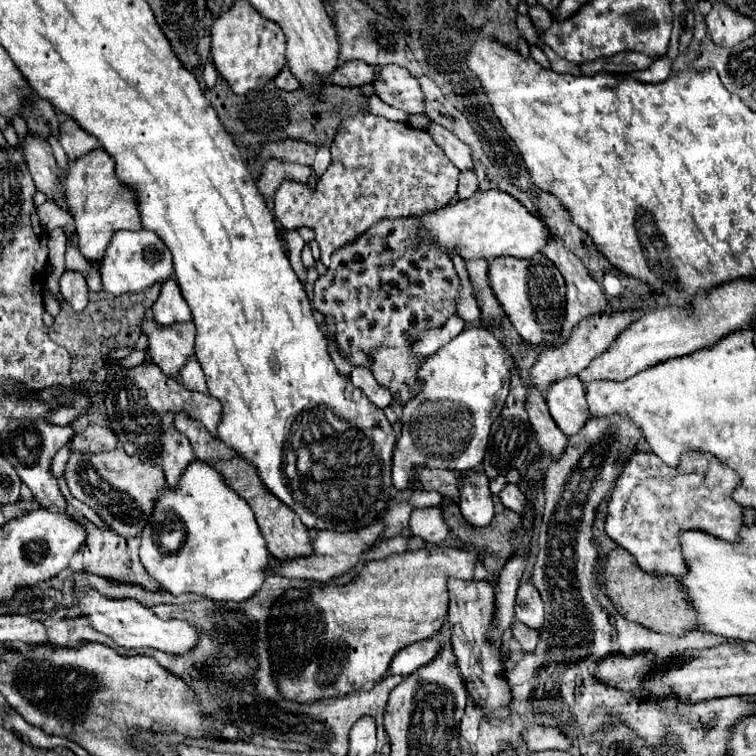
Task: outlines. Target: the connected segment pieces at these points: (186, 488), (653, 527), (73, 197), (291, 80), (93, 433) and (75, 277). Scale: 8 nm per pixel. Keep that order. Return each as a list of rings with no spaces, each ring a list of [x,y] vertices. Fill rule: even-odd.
[[[193,460],[185,468],[177,488],[165,486],[161,492],[157,492],[149,524],[141,532],[139,558],[149,576],[153,576],[163,590],[175,596],[181,592],[195,592],[221,602],[243,602],[251,598],[261,588],[265,580],[265,566],[269,564],[269,552],[255,522],[253,510],[249,508],[249,504],[245,504],[245,500],[237,498],[235,492],[225,484],[225,480],[217,476],[217,470],[209,468],[209,464],[205,464],[203,460]],[[173,530],[183,530],[183,542],[175,552],[165,552],[159,544],[159,536]]]
[[[635,450],[619,466],[615,488],[607,502],[605,532],[635,556],[641,570],[681,576],[687,572],[687,566],[677,532],[697,528],[729,542],[737,540],[743,526],[741,506],[731,498],[737,484],[739,476],[725,468],[713,454],[683,452],[679,464],[669,468],[653,452]]]
[[[103,148],[77,158],[65,178],[65,198],[71,216],[79,230],[79,252],[93,262],[99,262],[105,254],[107,242],[115,230],[141,230],[139,212],[135,208],[133,194],[115,178],[115,162]]]
[[[283,66],[283,70],[275,76],[275,84],[277,84],[277,88],[281,88],[281,90],[295,90],[295,88],[299,88],[301,84],[299,84],[299,80],[293,76],[293,72],[289,70],[289,66]]]
[[[89,426],[87,430],[73,436],[71,450],[83,452],[109,452],[119,446],[117,434],[107,426]]]
[[[65,272],[59,280],[59,286],[61,286],[61,294],[63,298],[73,306],[73,310],[81,312],[85,310],[87,306],[87,284],[85,284],[85,278],[79,274],[79,272]]]

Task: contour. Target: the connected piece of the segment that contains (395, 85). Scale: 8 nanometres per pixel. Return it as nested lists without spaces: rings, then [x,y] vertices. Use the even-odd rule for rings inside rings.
[[[393,64],[381,66],[371,86],[385,104],[407,114],[423,114],[423,92],[409,70]]]

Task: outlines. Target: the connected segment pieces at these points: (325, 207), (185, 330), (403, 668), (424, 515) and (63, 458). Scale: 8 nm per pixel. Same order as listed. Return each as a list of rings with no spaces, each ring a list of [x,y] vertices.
[[[357,114],[347,116],[333,138],[331,148],[331,164],[321,178],[317,178],[315,188],[309,184],[301,184],[285,178],[277,192],[273,194],[273,214],[277,222],[285,230],[297,230],[307,226],[315,232],[315,240],[319,242],[320,261],[329,266],[329,256],[343,246],[359,238],[371,224],[381,218],[399,218],[399,216],[419,216],[427,210],[437,210],[449,204],[449,200],[457,192],[457,176],[459,168],[445,156],[445,152],[431,140],[425,130],[417,130],[405,122],[391,122],[383,116]]]
[[[145,318],[141,322],[141,334],[149,340],[151,362],[155,362],[165,374],[179,376],[181,366],[193,354],[195,344],[195,324],[177,322],[171,326],[161,326],[155,320]]]
[[[437,638],[419,640],[417,644],[409,644],[409,646],[401,648],[401,652],[397,652],[397,656],[393,656],[393,660],[389,664],[389,674],[397,674],[397,676],[405,678],[419,666],[425,666],[427,662],[431,662],[435,658],[437,650],[439,650]]]
[[[439,506],[413,510],[411,520],[409,520],[409,530],[413,536],[419,536],[427,544],[435,544],[435,546],[441,544],[449,534],[449,526],[445,524],[445,520],[441,516]]]
[[[69,444],[67,446],[63,446],[57,454],[55,454],[55,458],[53,458],[53,474],[55,474],[55,478],[61,478],[63,476],[63,470],[65,470],[65,464],[67,464],[67,458],[69,458]]]

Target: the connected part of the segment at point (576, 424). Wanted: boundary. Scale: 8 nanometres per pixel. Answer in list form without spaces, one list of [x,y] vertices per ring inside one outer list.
[[[577,376],[557,380],[547,388],[545,402],[555,424],[565,436],[575,434],[587,420],[589,410],[585,402],[585,386]]]

